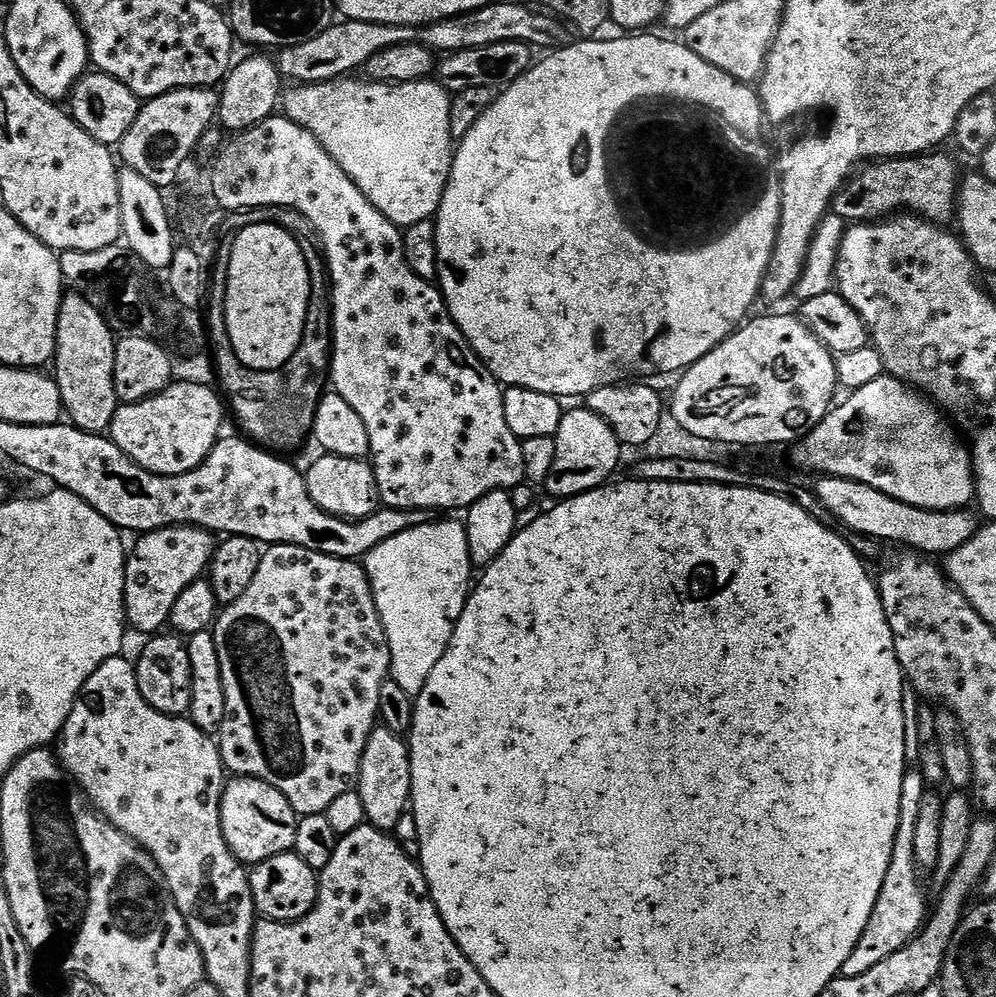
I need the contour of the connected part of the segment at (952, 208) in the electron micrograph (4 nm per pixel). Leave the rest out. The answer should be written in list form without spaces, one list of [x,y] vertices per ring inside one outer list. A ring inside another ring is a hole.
[[[940,154],[901,156],[898,160],[882,160],[875,166],[865,167],[863,169],[865,172],[861,176],[853,175],[837,192],[832,200],[831,211],[852,224],[876,222],[881,218],[891,217],[897,210],[903,210],[905,213],[920,216],[923,220],[930,220],[934,224],[947,225],[947,220],[951,216],[953,219],[958,208],[958,176],[956,180],[956,164],[950,157],[936,155]]]

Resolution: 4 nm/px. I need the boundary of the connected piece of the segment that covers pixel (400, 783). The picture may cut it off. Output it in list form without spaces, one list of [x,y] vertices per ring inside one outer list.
[[[383,726],[373,728],[359,763],[356,791],[362,801],[365,821],[380,831],[392,832],[411,801],[412,775],[408,745],[401,735]]]

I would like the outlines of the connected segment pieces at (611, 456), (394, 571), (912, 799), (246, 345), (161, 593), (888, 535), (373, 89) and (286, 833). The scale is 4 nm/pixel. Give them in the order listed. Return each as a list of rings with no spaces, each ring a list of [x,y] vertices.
[[[586,406],[569,407],[554,437],[554,462],[550,474],[542,485],[543,491],[556,496],[557,501],[581,496],[595,488],[603,488],[613,479],[620,464],[622,445],[614,430],[598,414]]]
[[[459,519],[440,520],[437,524],[429,522],[402,534],[394,534],[394,538],[386,538],[386,542],[374,546],[374,550],[363,557],[362,563],[364,571],[368,573],[368,581],[390,650],[390,678],[398,682],[408,696],[415,698],[422,686],[426,686],[426,678],[430,678],[434,666],[438,666],[438,658],[446,654],[446,646],[450,646],[454,626],[468,601],[470,585],[474,580],[474,565],[466,546],[466,530]]]
[[[912,770],[904,777],[902,786],[902,806],[898,834],[894,842],[894,854],[890,858],[890,870],[886,870],[886,882],[882,882],[882,890],[878,894],[878,902],[874,902],[874,914],[870,914],[870,922],[858,938],[858,946],[850,950],[850,958],[842,966],[840,976],[857,976],[866,974],[866,970],[878,966],[878,962],[886,962],[890,954],[898,954],[908,945],[908,941],[924,926],[926,904],[924,908],[924,892],[920,889],[918,865],[914,858],[914,822],[918,822],[918,806],[922,806],[922,798],[926,791],[926,781],[919,771]]]
[[[274,224],[248,225],[235,233],[231,241],[232,253],[229,256],[228,281],[226,282],[227,316],[226,330],[229,332],[230,342],[234,354],[247,367],[254,371],[276,372],[291,358],[294,350],[300,344],[300,339],[304,333],[304,323],[306,322],[306,310],[310,302],[310,270],[306,270],[306,258],[300,249],[300,240],[293,236],[284,228]]]
[[[177,526],[145,532],[126,556],[124,614],[129,625],[140,632],[156,634],[169,623],[178,594],[205,575],[214,551],[214,536],[202,528]]]
[[[820,476],[814,485],[816,499],[829,517],[833,516],[840,524],[845,524],[852,532],[860,536],[873,536],[876,540],[889,540],[896,546],[907,546],[921,554],[953,552],[975,536],[978,523],[971,516],[971,511],[931,512],[925,508],[915,508],[904,504],[901,500],[890,498],[874,486],[866,486],[862,482],[854,482],[837,476]]]
[[[341,78],[325,84],[292,86],[283,93],[282,112],[302,126],[338,162],[360,193],[387,220],[403,230],[414,222],[432,220],[448,185],[454,141],[450,134],[452,96],[435,79],[425,78],[405,84],[377,84],[367,78]]]
[[[229,779],[220,803],[220,821],[229,850],[245,866],[258,865],[266,858],[295,849],[297,814],[288,799],[264,780]]]

